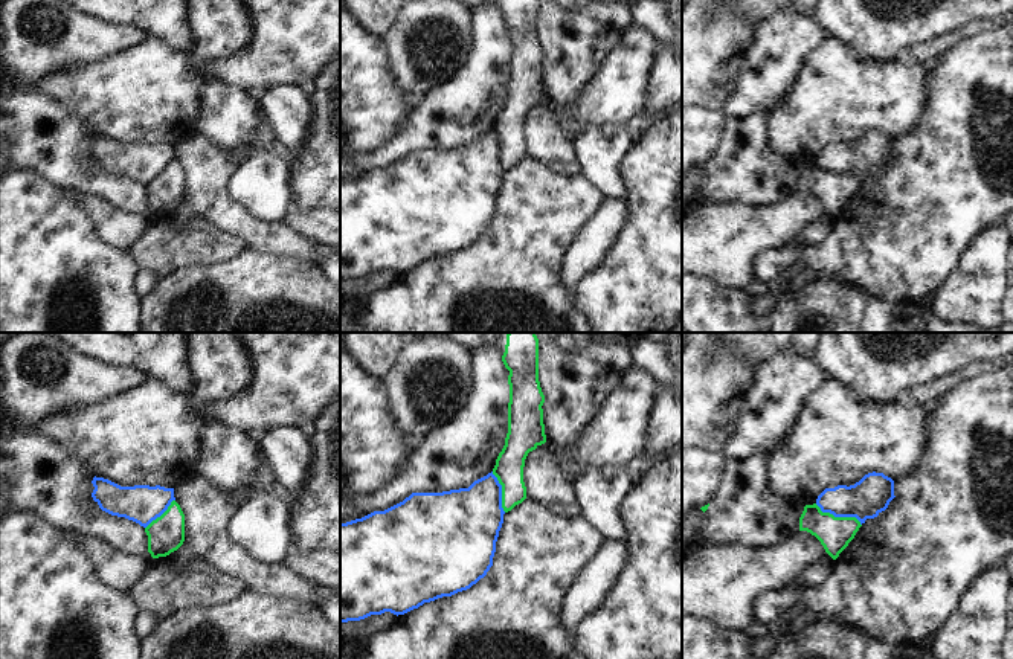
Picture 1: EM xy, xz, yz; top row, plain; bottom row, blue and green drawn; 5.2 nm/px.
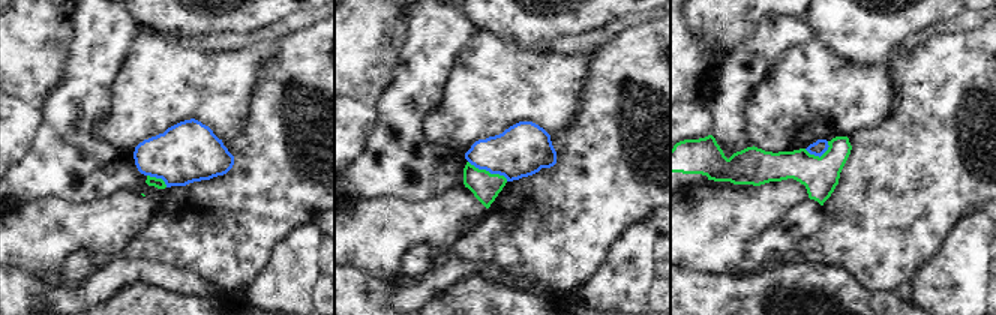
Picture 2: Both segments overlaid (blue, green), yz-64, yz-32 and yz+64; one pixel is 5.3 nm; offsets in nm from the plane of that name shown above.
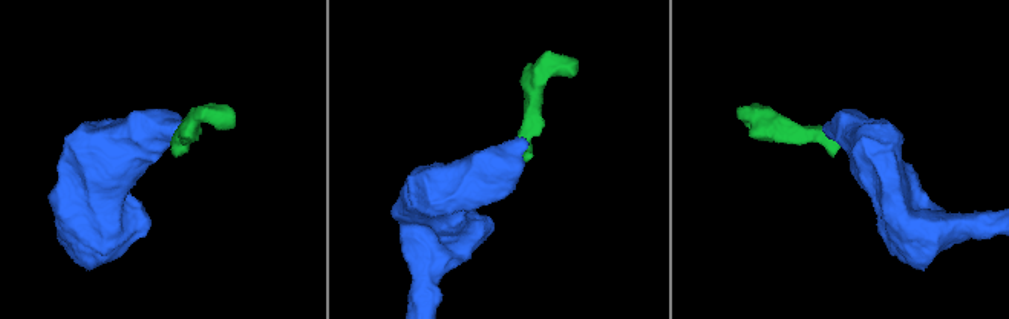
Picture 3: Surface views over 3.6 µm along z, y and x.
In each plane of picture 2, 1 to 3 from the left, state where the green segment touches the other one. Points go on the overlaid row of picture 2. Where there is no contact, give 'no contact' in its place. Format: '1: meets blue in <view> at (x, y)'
1: meets blue in yz-64 at (158, 177)
2: meets blue in yz-32 at (488, 170)
3: meets blue in yz+64 at (816, 155)

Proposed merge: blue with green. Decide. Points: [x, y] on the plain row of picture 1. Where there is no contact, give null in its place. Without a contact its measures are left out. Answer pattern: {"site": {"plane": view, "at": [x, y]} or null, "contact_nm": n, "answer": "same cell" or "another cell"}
{"site": {"plane": "yz", "at": [839, 174]}, "contact_nm": 280, "answer": "another cell"}

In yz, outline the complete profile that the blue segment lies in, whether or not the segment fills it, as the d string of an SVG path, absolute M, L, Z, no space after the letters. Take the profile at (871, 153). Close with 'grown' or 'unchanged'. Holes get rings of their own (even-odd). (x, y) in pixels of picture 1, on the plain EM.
M868 131L854 143L825 146L816 157L822 171L856 175L860 183L877 175L894 157L894 139L883 131Z; unchanged

